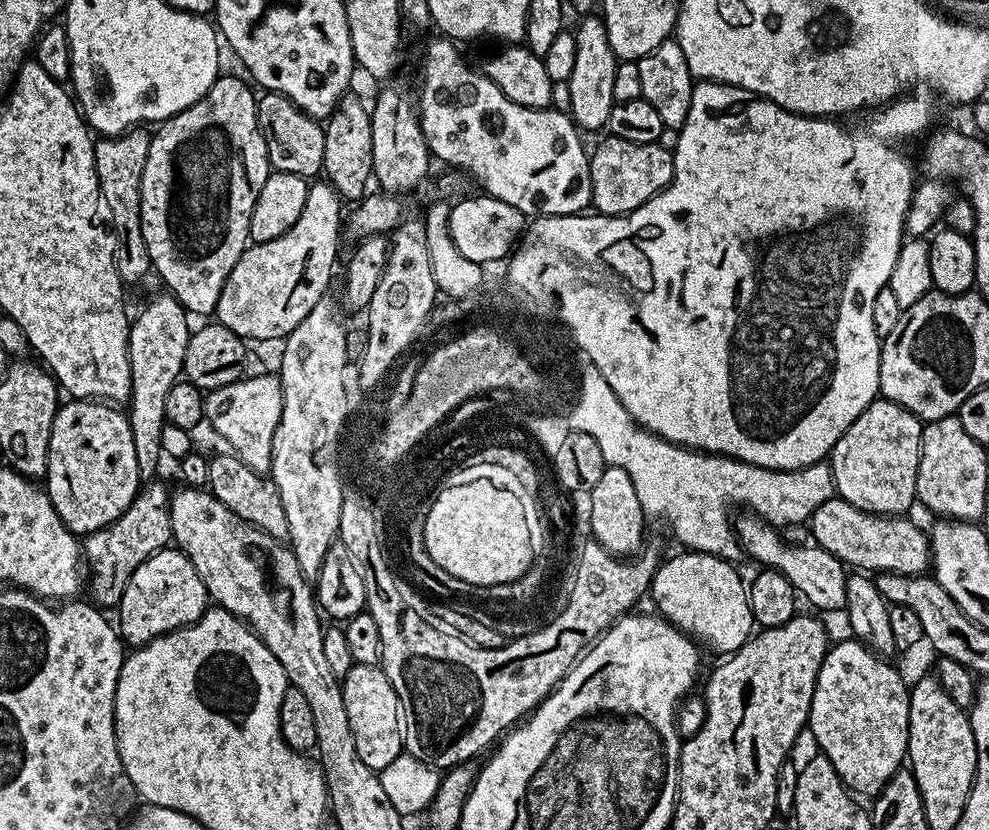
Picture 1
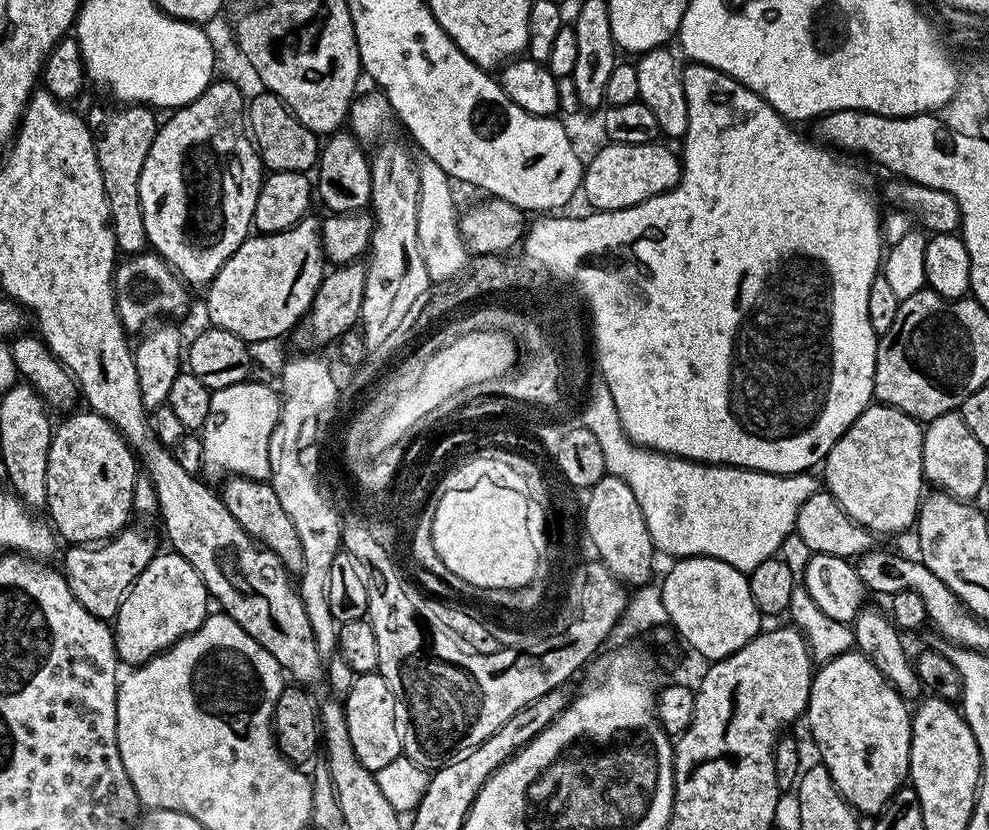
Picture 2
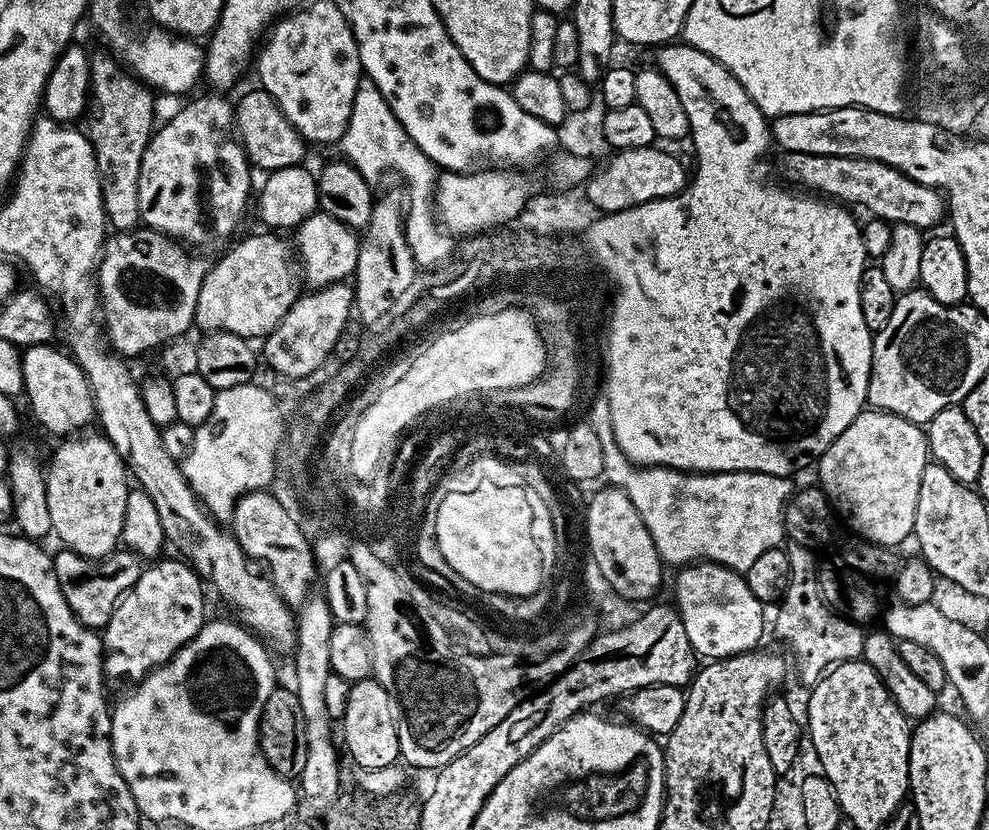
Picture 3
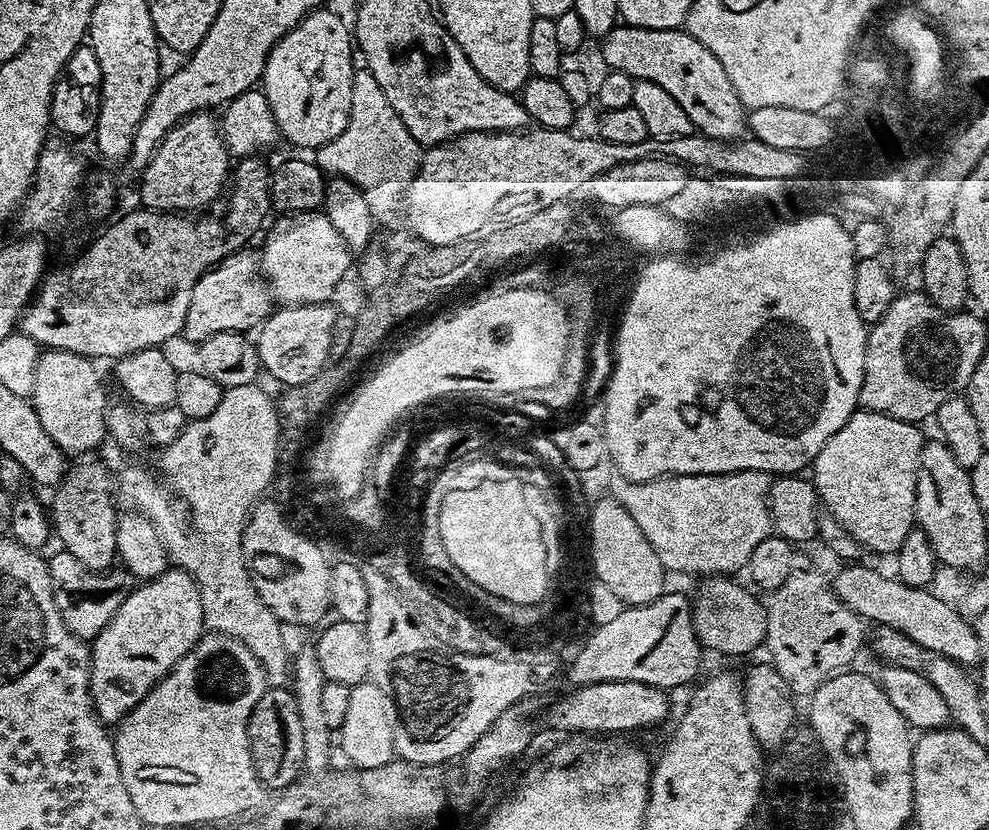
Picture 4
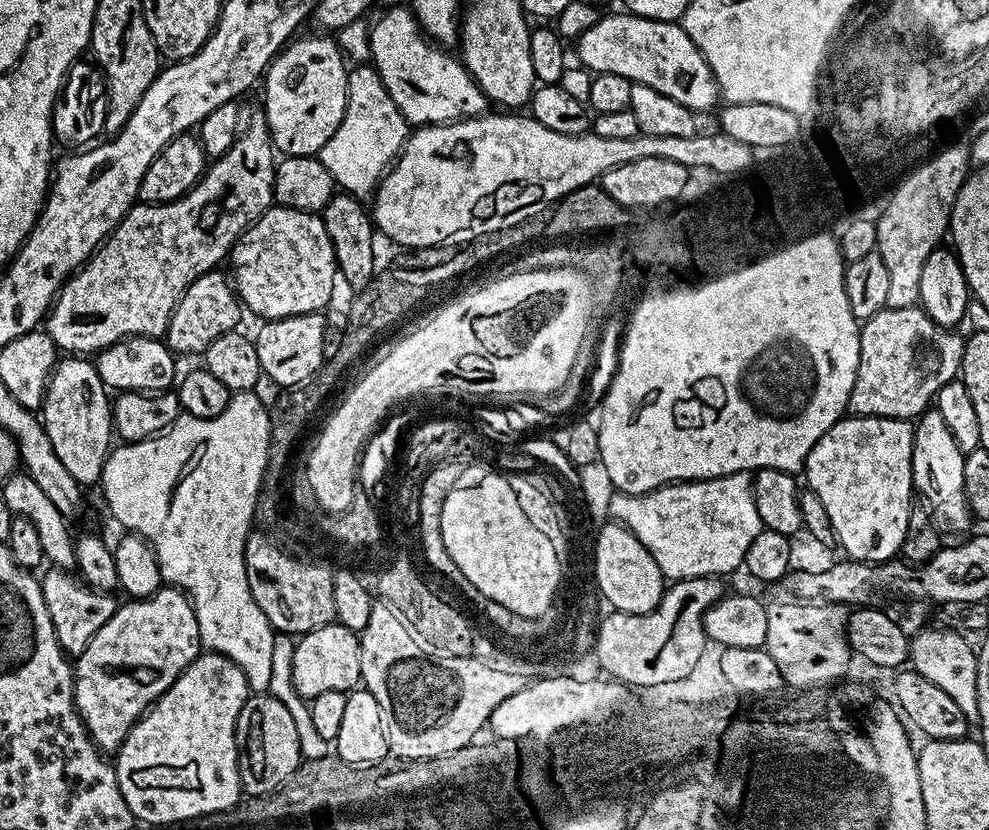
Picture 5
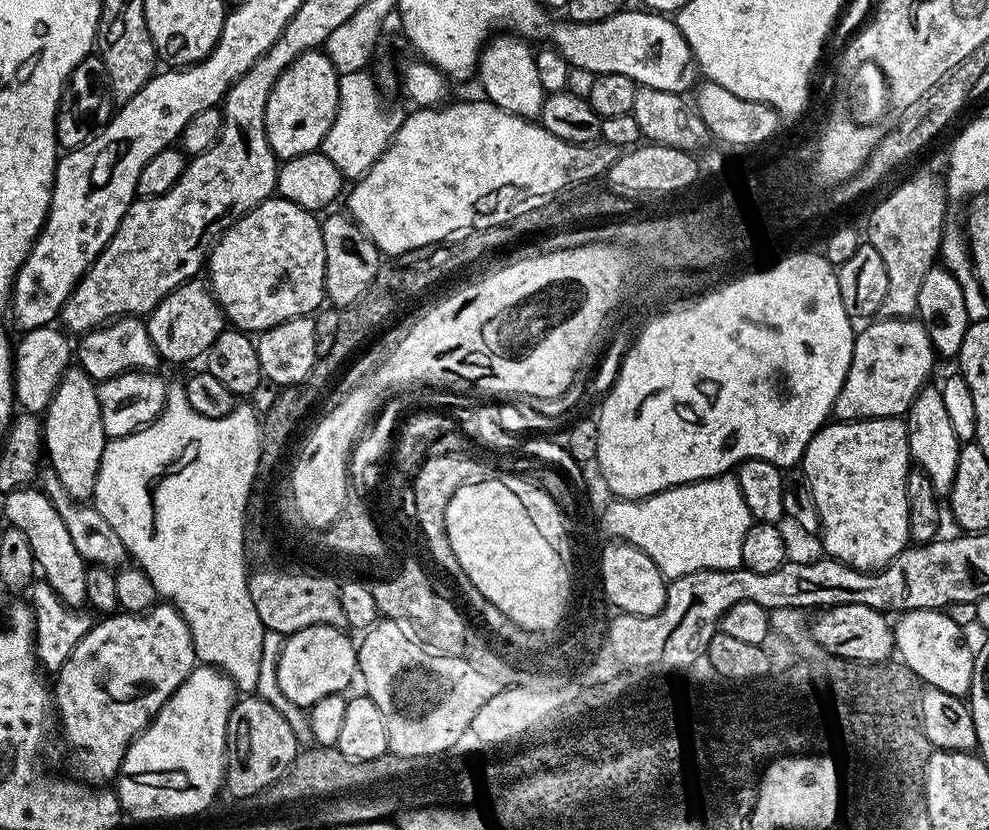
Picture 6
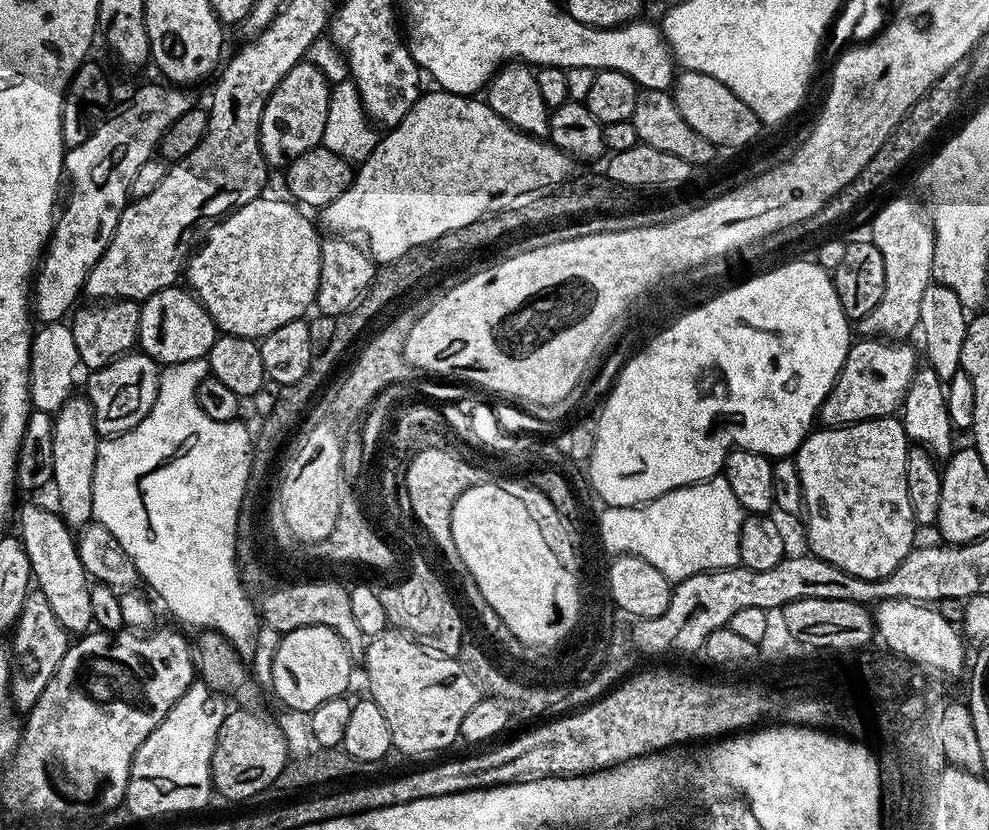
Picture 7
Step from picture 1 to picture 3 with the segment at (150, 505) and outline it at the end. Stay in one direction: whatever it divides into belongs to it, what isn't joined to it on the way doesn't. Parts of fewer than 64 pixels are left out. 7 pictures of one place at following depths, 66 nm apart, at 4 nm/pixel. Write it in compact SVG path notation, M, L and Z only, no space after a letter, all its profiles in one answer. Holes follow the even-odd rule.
M67 548L59 551L53 555L53 572L59 578L59 586L67 605L80 624L93 630L103 629L116 609L117 602L132 588L142 573L144 568L140 558L127 550L116 550L100 560L90 560Z

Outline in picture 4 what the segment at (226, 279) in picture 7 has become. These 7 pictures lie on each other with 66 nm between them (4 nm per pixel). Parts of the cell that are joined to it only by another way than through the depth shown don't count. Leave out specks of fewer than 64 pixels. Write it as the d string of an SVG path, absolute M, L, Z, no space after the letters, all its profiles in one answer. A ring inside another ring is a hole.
M323 211L315 212L293 212L279 217L280 221L267 229L268 237L264 245L258 251L258 263L265 284L268 285L272 299L277 305L287 306L289 304L327 304L333 298L340 279L348 272L348 267L353 267L354 256L349 252L338 230L330 226L330 218L324 216Z

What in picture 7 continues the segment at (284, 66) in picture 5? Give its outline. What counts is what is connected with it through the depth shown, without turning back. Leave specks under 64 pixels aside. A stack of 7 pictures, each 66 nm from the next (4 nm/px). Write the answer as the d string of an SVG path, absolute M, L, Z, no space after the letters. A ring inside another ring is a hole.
M301 62L282 78L282 82L270 94L262 110L260 123L260 145L269 169L287 169L294 158L317 147L326 128L328 93L330 83L314 65Z

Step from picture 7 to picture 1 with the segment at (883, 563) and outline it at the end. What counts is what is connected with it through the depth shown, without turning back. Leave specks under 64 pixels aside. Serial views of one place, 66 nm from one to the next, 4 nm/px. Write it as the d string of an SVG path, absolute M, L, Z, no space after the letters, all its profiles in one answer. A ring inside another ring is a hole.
M883 398L872 401L838 438L830 453L836 495L850 506L877 516L898 516L917 503L920 435L924 424L913 412Z

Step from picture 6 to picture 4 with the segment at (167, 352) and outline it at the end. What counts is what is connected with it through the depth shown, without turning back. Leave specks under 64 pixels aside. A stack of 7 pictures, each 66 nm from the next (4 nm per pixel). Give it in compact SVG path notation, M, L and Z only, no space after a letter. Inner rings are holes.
M237 250L230 256L224 257L223 261L211 268L194 286L194 294L190 294L190 306L186 309L186 320L184 322L183 339L188 339L192 346L199 346L203 340L214 334L223 332L251 333L259 329L260 325L268 319L273 311L274 301L268 285L264 282L260 266L255 255L252 256L248 250Z

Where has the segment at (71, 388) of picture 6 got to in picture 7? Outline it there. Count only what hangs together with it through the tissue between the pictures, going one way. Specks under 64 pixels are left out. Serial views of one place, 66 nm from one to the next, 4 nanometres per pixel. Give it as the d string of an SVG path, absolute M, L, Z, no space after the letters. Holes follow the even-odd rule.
M72 395L60 407L60 411L55 413L52 425L54 426L54 470L51 487L56 488L55 507L69 528L79 530L93 519L94 466L102 439L100 433L96 431L94 410L87 395Z

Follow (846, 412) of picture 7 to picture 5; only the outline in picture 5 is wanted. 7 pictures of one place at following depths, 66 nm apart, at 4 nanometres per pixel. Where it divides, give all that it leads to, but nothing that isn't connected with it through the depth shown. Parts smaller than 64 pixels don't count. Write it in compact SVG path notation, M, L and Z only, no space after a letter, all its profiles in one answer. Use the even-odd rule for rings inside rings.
M885 307L878 314L860 324L860 365L854 378L854 390L850 390L848 412L854 416L885 416L895 420L915 421L927 412L935 401L938 390L946 382L957 379L964 357L963 335L950 328L937 328L924 309Z

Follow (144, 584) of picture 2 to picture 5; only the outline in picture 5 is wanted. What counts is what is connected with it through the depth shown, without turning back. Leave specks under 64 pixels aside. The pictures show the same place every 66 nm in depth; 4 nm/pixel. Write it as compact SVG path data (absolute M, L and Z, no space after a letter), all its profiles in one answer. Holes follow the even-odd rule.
M161 586L144 600L129 599L121 603L115 614L92 638L74 660L74 695L76 713L88 729L93 744L104 754L112 754L123 744L136 721L159 700L170 686L194 662L202 651L198 634L198 618L192 602L178 588Z

